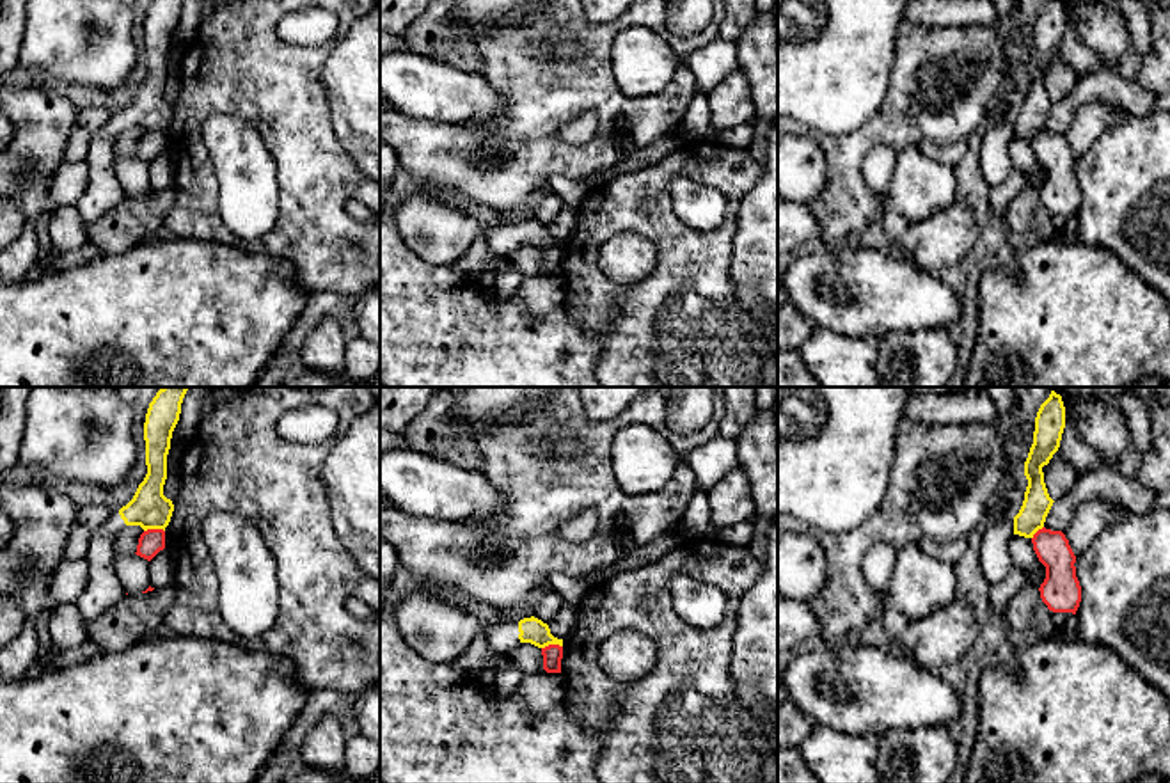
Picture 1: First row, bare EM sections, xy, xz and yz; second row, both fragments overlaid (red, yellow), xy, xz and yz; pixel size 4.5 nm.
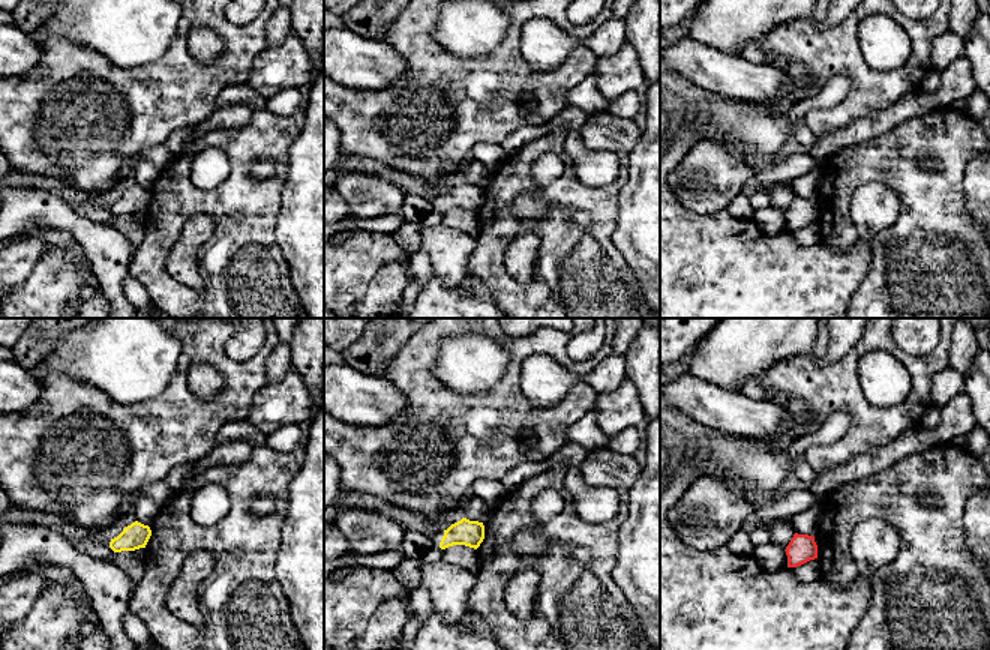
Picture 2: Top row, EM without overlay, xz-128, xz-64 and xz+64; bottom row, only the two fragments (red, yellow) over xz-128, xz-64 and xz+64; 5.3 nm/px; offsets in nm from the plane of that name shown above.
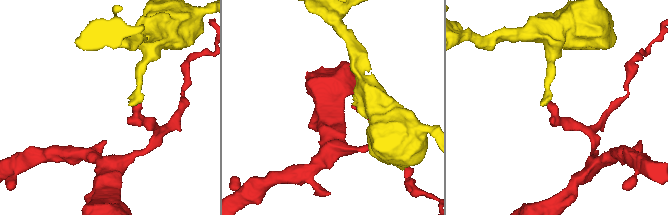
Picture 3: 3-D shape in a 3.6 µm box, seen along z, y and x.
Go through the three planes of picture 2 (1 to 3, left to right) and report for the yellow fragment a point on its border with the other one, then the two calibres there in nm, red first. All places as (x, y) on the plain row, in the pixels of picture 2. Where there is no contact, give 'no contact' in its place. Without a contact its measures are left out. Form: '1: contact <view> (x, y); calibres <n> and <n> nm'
1: no contact
2: no contact
3: no contact

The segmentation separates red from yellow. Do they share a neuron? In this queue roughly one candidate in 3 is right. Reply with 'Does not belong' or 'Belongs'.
Does not belong

